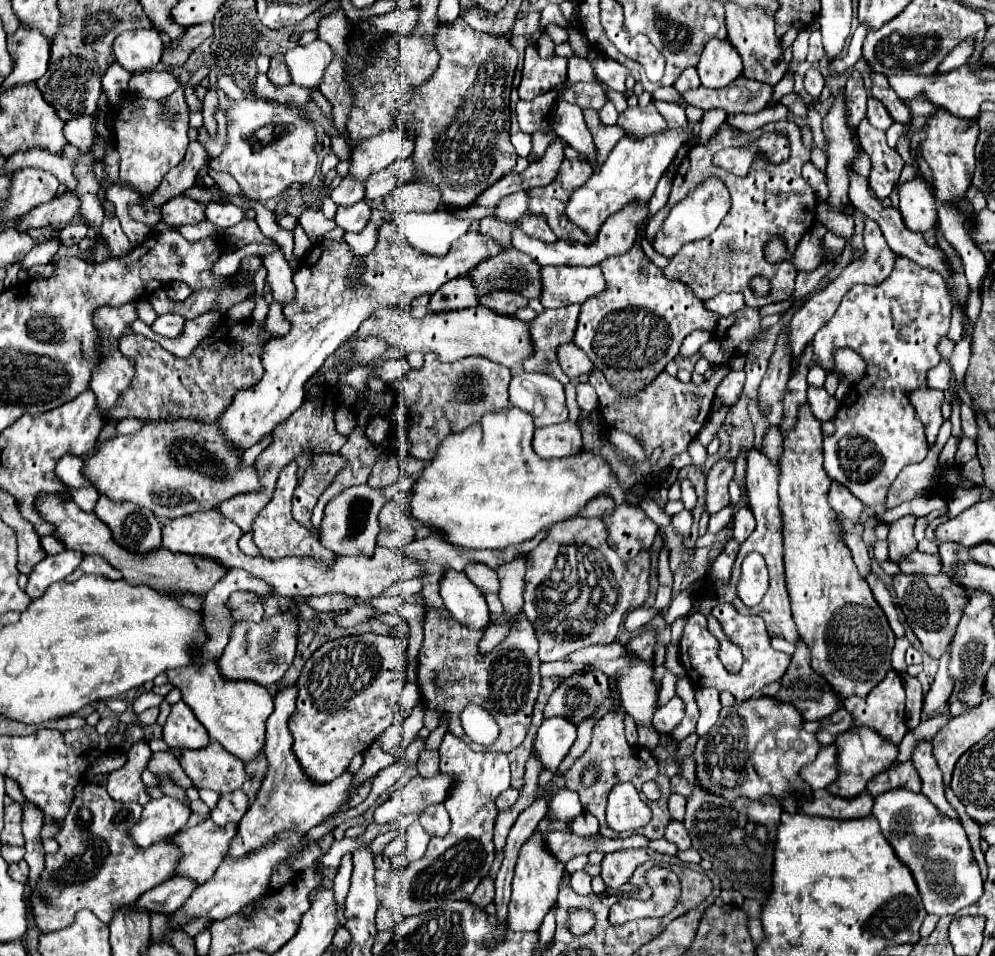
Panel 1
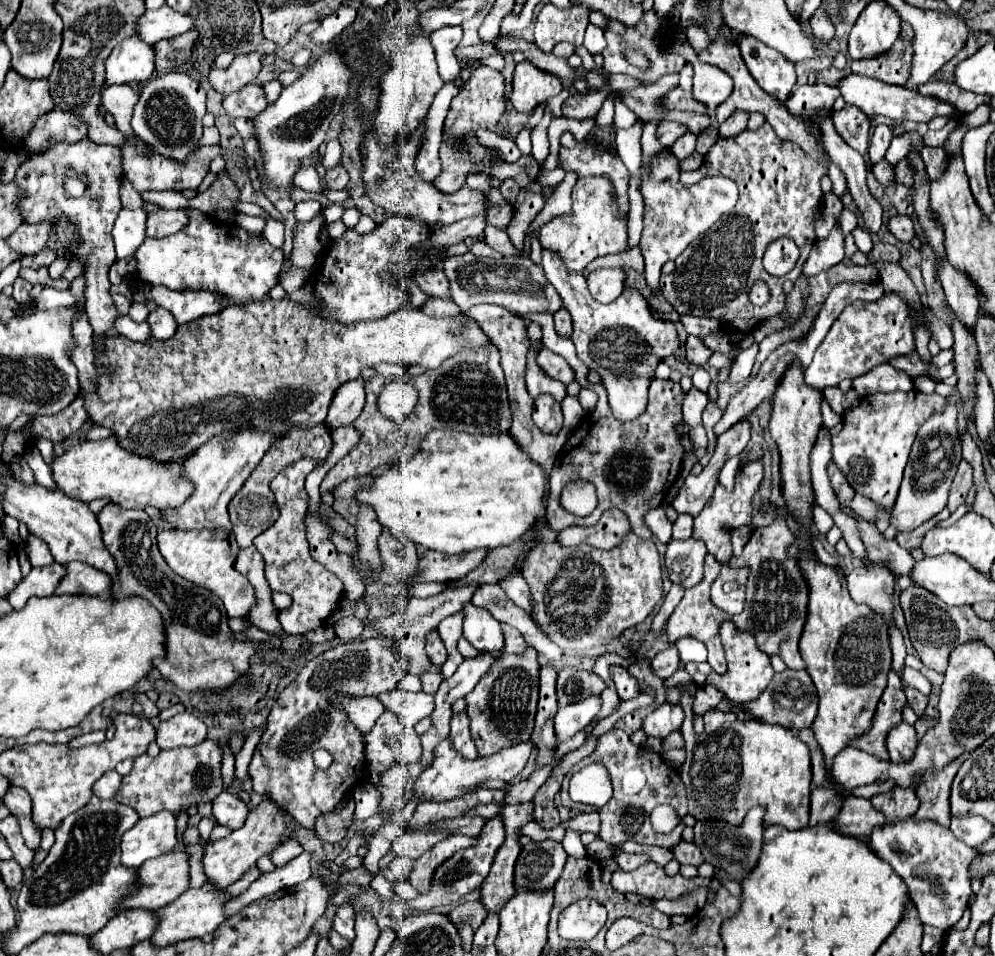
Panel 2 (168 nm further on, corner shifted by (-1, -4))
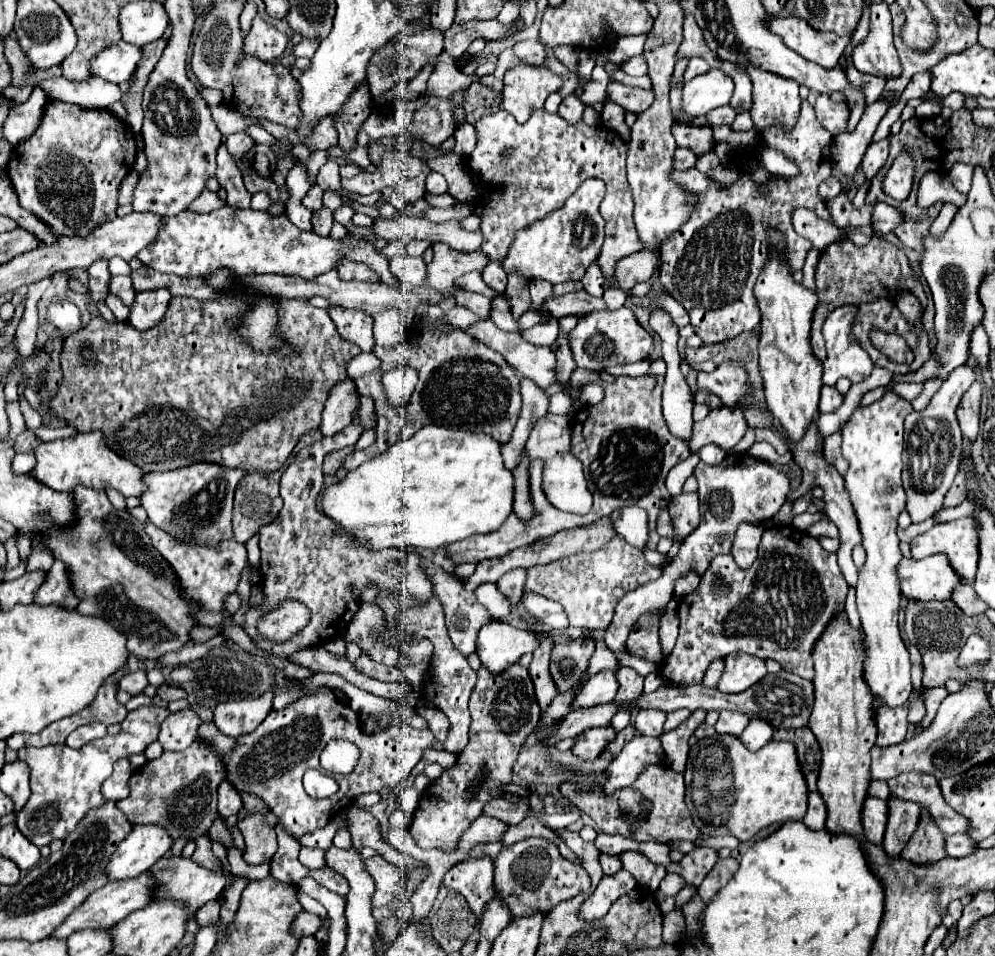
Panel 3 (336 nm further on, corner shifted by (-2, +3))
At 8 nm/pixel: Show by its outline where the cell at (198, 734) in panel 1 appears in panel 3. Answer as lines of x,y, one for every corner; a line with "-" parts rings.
191,709
171,713
161,723
161,731
159,731
161,747
165,751
183,751
185,747
189,747
195,741
199,725
201,725
201,719

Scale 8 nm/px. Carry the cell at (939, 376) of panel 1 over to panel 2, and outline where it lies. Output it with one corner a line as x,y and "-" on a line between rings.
918,376
918,378
914,378
914,386
916,386
916,390
920,390
924,394
934,394
936,382
930,376

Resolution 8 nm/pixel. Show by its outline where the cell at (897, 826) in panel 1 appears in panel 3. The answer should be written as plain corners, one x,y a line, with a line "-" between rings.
951,901
949,903
949,909
947,909
945,917
943,917
943,925
949,929
953,923
957,923
959,917
962,915
962,910
963,905
961,905
961,901

